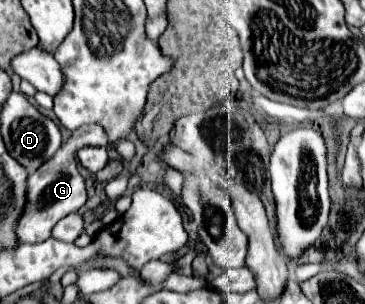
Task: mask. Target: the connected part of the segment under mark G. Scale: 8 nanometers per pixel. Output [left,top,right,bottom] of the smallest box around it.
[16,124,108,244]

